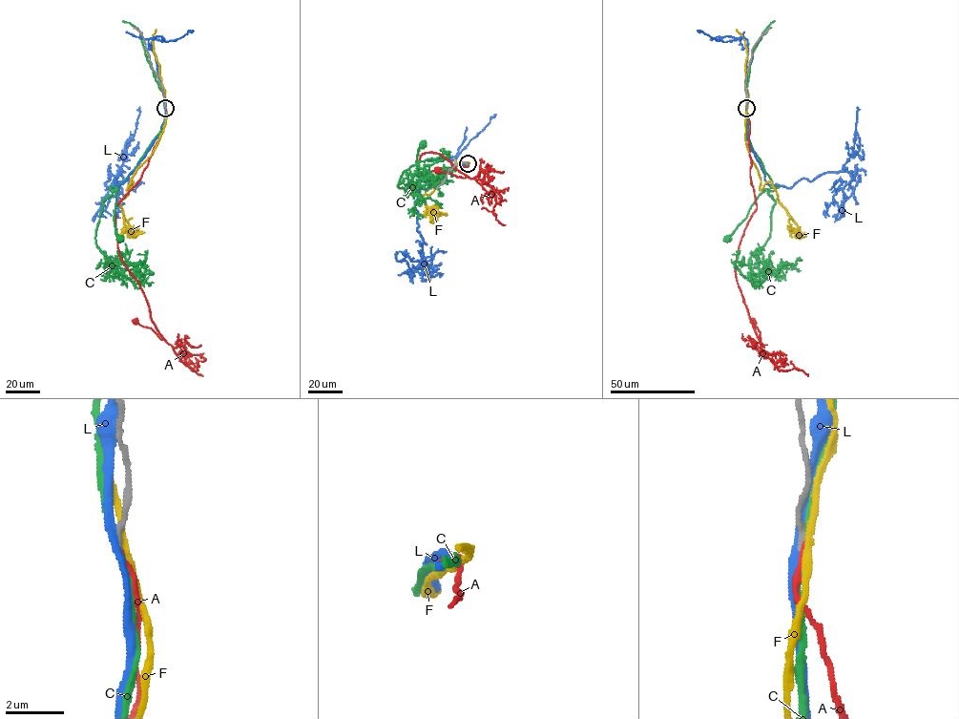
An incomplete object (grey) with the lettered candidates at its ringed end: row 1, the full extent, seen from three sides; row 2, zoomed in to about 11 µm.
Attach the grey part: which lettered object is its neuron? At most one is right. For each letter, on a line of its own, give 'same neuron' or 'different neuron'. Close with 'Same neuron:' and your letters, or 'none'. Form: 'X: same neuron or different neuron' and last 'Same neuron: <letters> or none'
A: same neuron
C: different neuron
F: different neuron
L: different neuron
Same neuron: A

